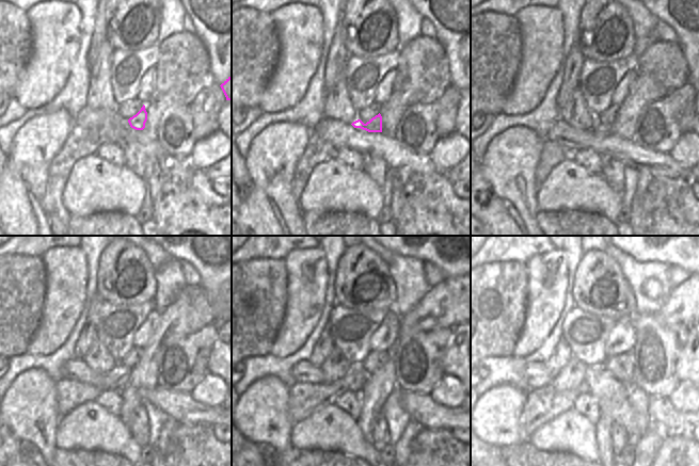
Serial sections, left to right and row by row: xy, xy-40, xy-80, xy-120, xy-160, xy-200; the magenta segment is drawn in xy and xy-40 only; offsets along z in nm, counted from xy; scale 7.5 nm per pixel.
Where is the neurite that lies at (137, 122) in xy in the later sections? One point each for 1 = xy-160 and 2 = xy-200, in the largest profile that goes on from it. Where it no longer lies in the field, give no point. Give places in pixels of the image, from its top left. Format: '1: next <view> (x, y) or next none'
1: next xy-160 (304, 399)
2: next xy-200 (543, 404)

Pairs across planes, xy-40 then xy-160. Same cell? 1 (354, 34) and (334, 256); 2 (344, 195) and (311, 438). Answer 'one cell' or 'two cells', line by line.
1: two cells
2: one cell

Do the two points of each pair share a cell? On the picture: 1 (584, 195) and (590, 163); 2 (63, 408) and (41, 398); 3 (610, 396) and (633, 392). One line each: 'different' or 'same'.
1: different
2: different
3: different

